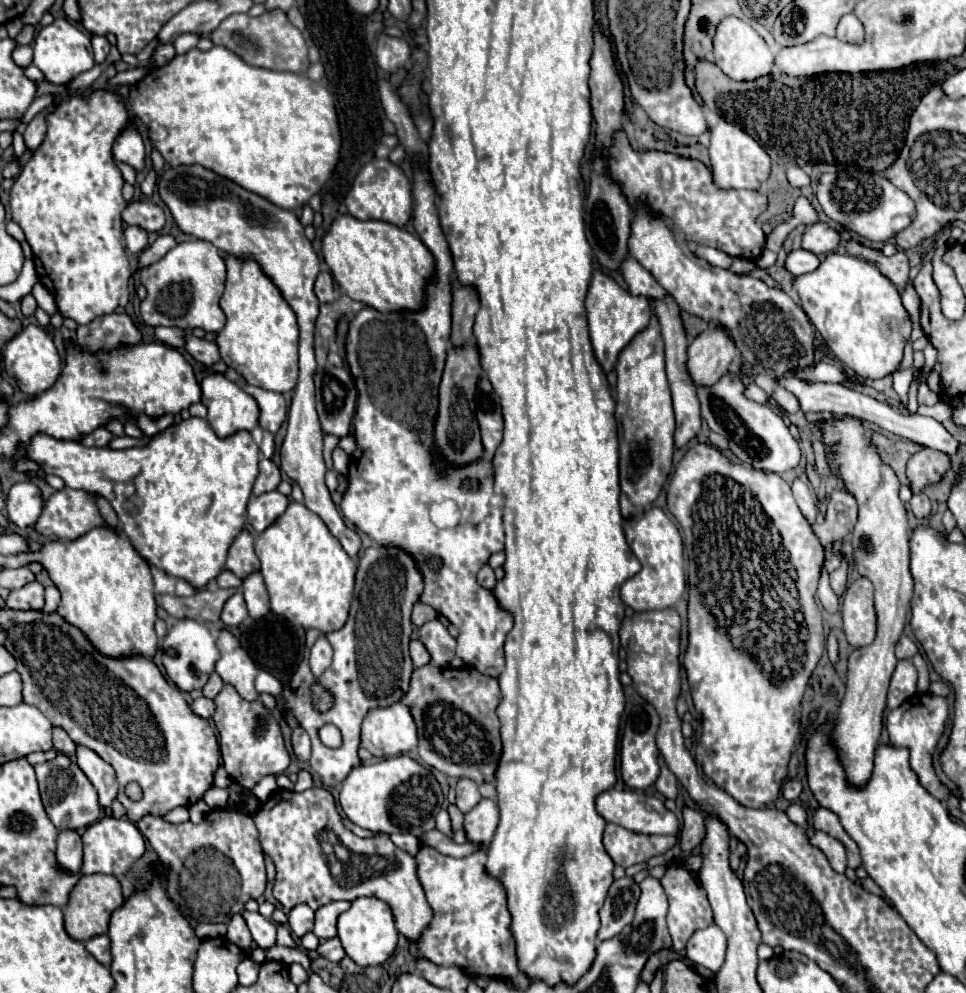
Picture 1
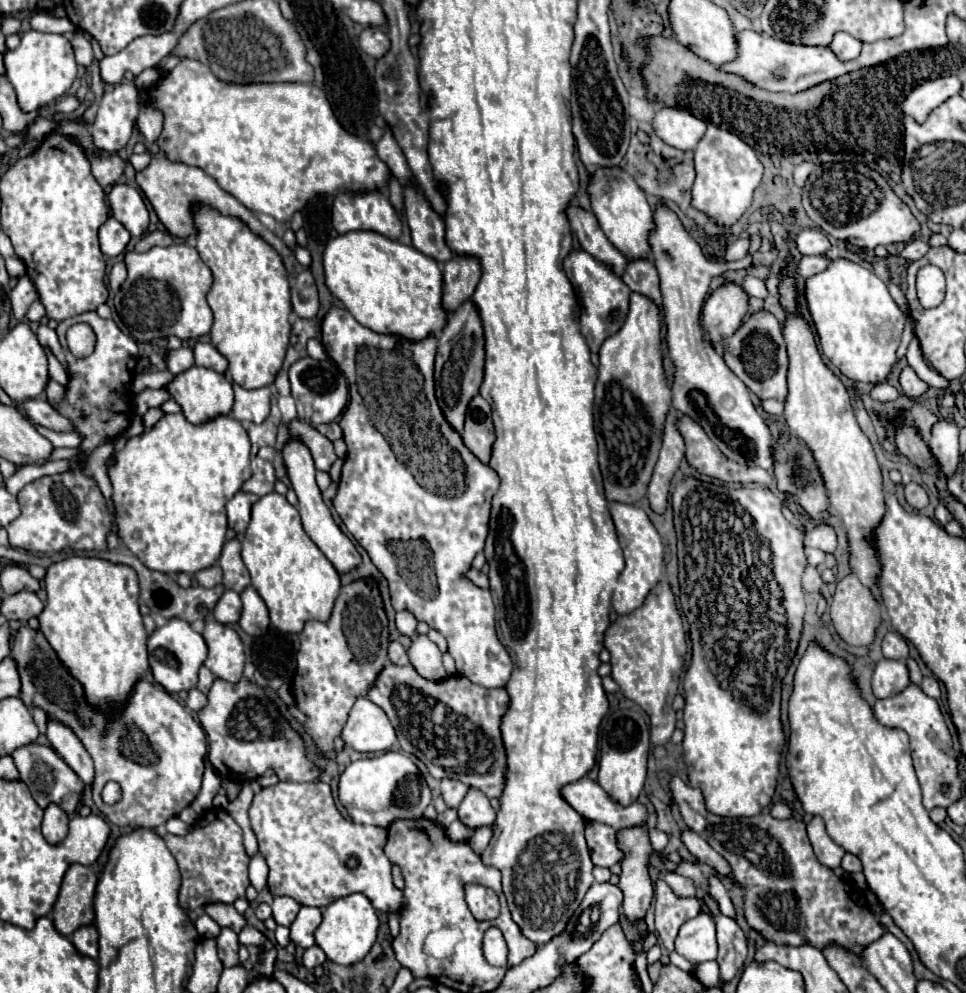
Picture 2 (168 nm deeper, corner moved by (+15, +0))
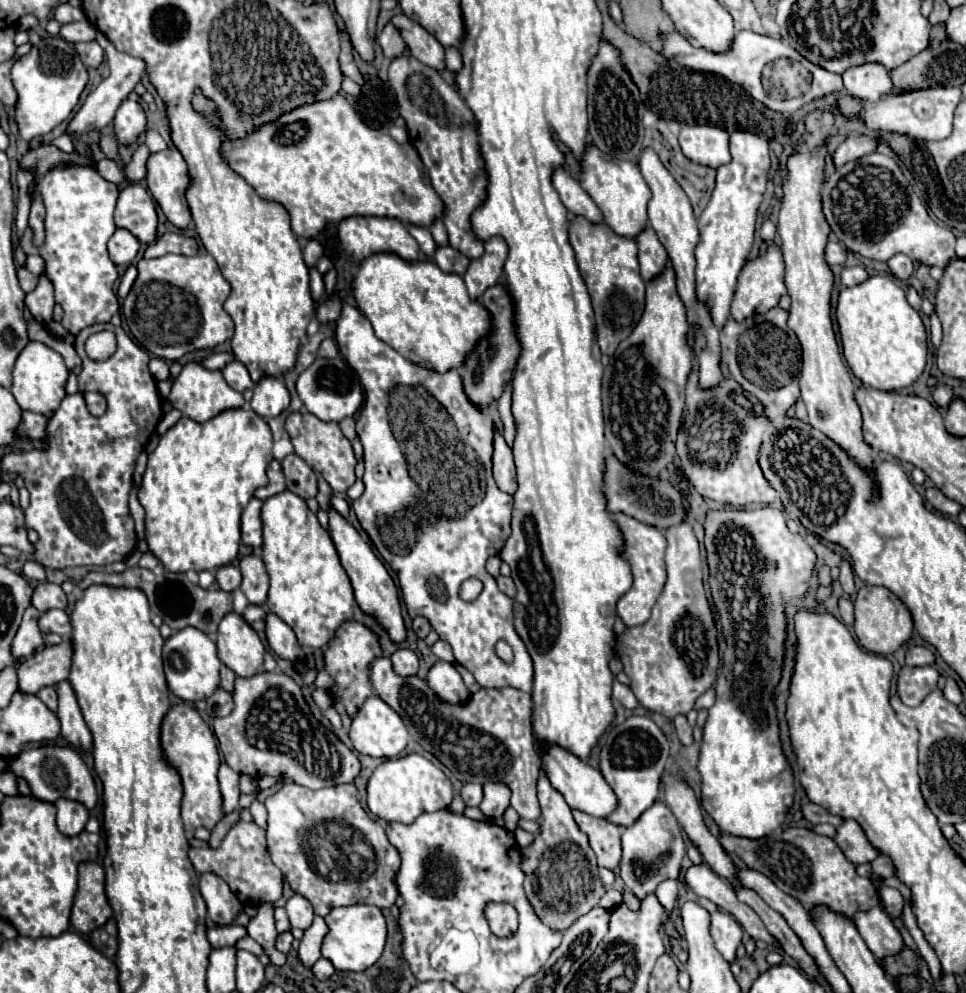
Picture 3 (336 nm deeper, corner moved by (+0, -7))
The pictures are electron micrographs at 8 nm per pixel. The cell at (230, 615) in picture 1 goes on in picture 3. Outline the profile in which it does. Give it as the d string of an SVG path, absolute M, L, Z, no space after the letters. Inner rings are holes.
M247 605L247 609L243 611L243 617L245 621L257 631L257 633L263 633L263 619L267 615L267 609L263 605Z

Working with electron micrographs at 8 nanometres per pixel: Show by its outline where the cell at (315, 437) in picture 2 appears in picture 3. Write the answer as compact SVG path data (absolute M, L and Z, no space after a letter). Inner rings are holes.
M291 413L285 421L285 429L291 437L295 453L307 461L317 473L321 473L335 491L347 491L355 483L355 455L349 439L341 433L339 423L325 423L311 413Z

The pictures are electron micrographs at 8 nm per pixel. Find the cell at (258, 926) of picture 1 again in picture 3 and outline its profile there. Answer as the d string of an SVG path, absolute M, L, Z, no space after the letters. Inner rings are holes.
M201 873L199 889L207 903L209 917L217 925L229 925L233 921L233 917L237 917L241 913L239 899L235 899L229 885L215 873Z

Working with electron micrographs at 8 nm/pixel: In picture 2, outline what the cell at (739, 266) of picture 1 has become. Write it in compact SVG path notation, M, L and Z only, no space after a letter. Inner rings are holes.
M744 276L744 290L756 298L766 298L766 286L762 280L754 278L754 276Z

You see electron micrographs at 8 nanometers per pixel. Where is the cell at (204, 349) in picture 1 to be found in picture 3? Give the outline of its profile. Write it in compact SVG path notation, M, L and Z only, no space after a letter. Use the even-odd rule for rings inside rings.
M237 359L231 361L225 369L223 369L223 377L225 381L239 393L243 393L245 389L251 389L253 387L253 381L249 379L249 371L243 363L239 363Z

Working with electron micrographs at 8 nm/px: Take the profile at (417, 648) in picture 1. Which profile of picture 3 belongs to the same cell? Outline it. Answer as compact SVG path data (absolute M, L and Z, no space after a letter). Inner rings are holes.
M397 649L391 655L391 663L393 663L393 671L401 677L415 675L419 669L419 659L411 649Z

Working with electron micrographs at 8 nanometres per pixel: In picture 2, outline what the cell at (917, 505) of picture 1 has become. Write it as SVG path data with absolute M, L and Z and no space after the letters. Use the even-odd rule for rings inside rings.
M916 482L906 484L906 488L904 488L904 496L906 496L906 502L908 502L912 508L916 508L916 510L922 510L922 508L928 506L928 496L926 496L924 488L918 486Z

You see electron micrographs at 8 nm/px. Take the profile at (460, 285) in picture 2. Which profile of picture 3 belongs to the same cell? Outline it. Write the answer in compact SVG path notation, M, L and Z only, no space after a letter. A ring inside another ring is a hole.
M489 239L485 243L485 253L479 259L473 259L463 281L469 289L471 299L479 299L489 287L497 285L503 275L503 265L507 259L507 243L505 239Z

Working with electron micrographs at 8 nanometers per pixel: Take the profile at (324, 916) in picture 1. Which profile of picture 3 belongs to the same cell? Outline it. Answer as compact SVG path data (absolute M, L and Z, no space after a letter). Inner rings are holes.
M315 915L311 927L305 931L305 937L301 939L301 945L297 949L297 957L303 963L303 967L311 969L315 961L321 957L321 943L323 943L325 933L327 933L327 925L323 917Z

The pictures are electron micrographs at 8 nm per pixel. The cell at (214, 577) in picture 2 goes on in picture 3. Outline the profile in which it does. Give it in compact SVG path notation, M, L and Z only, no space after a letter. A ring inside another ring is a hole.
M225 565L225 567L217 569L215 579L217 579L217 585L223 591L233 591L233 589L237 589L241 585L241 571L235 565Z

